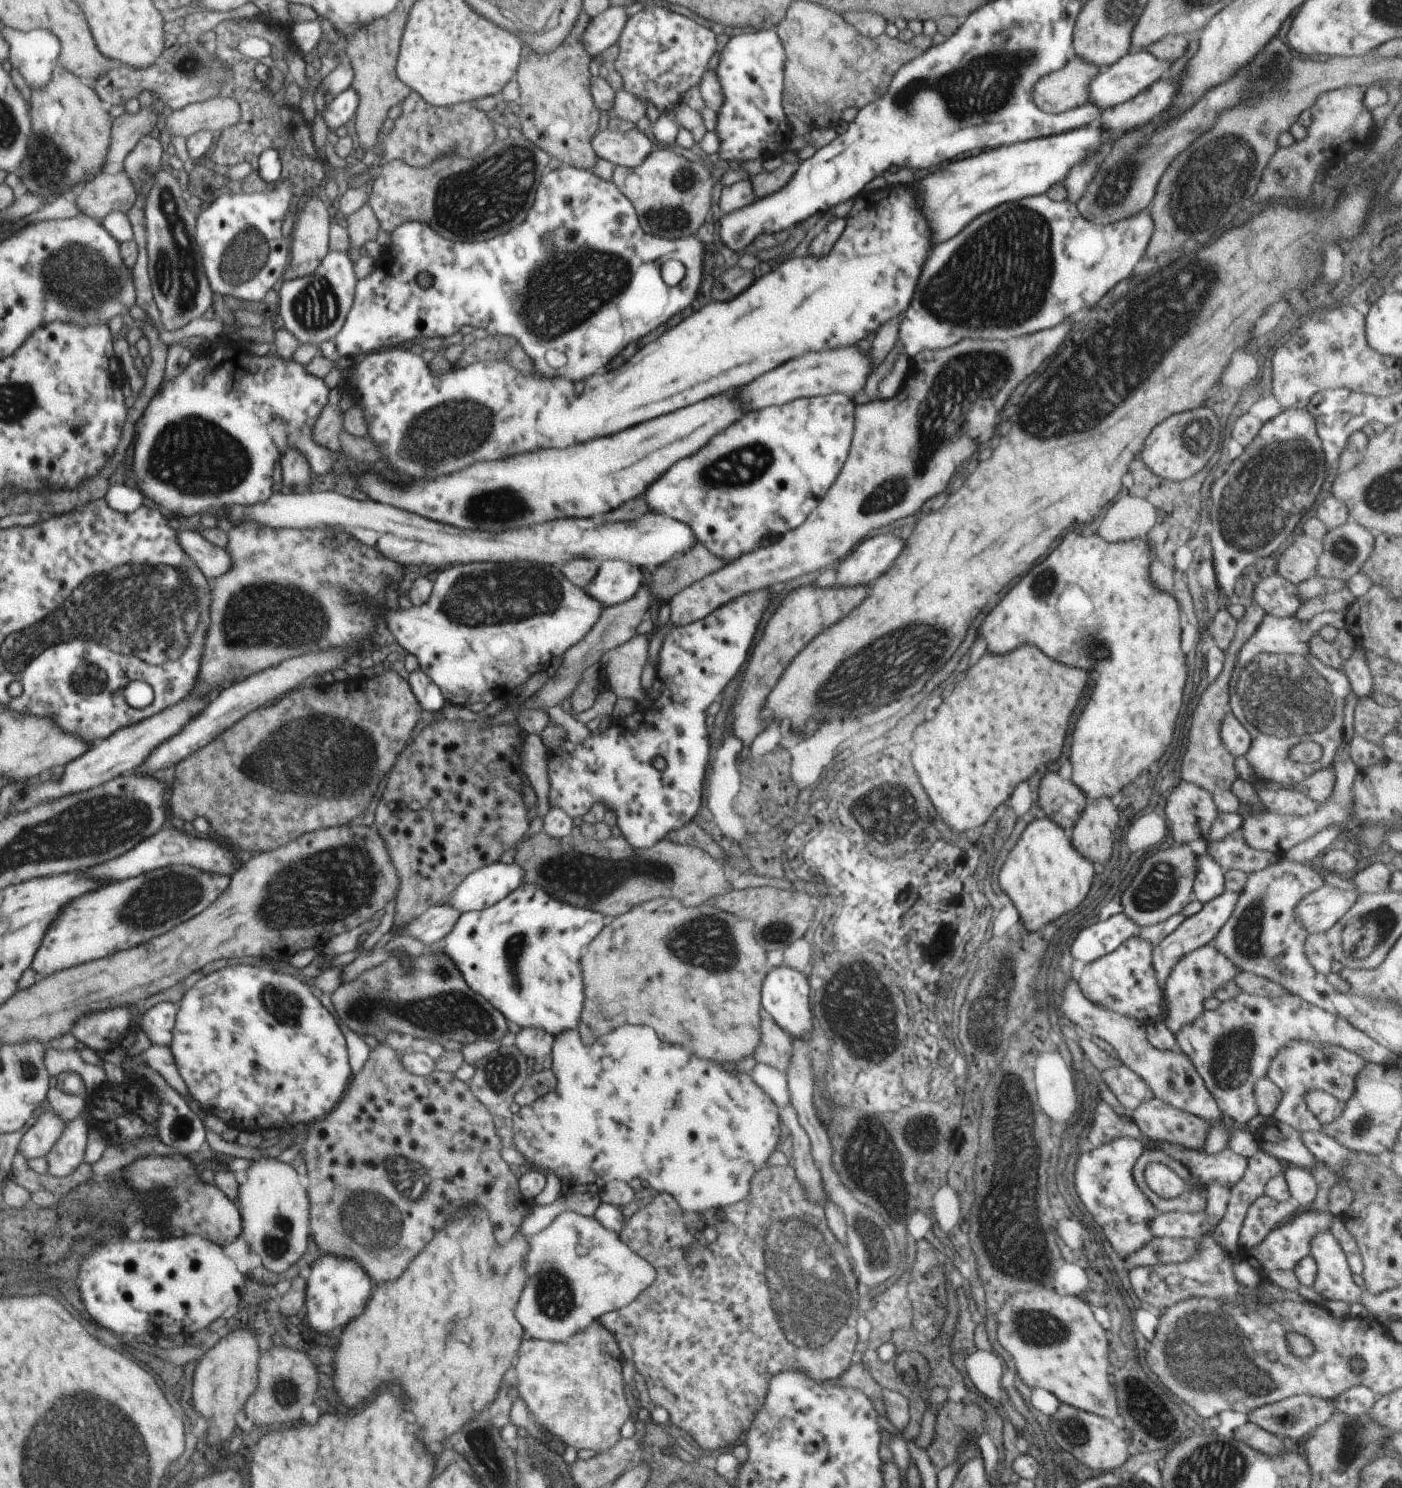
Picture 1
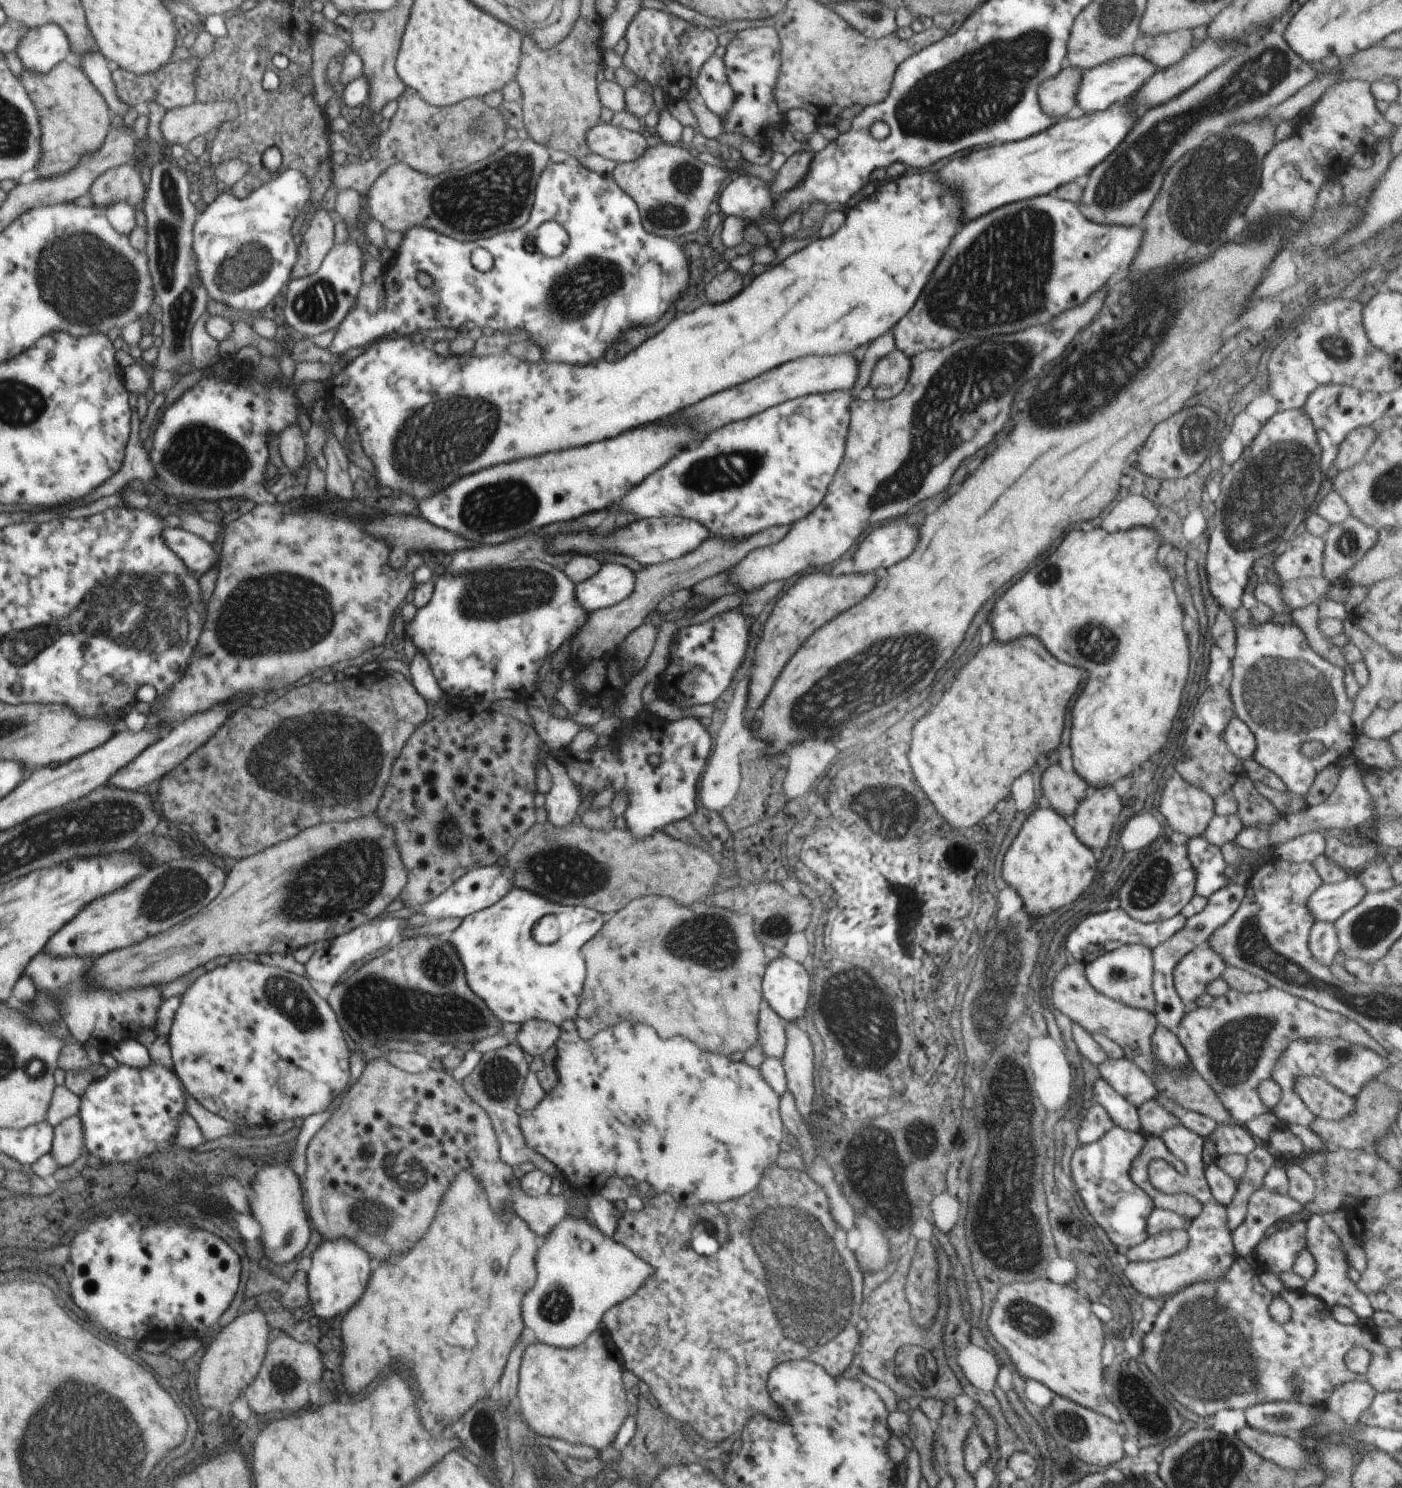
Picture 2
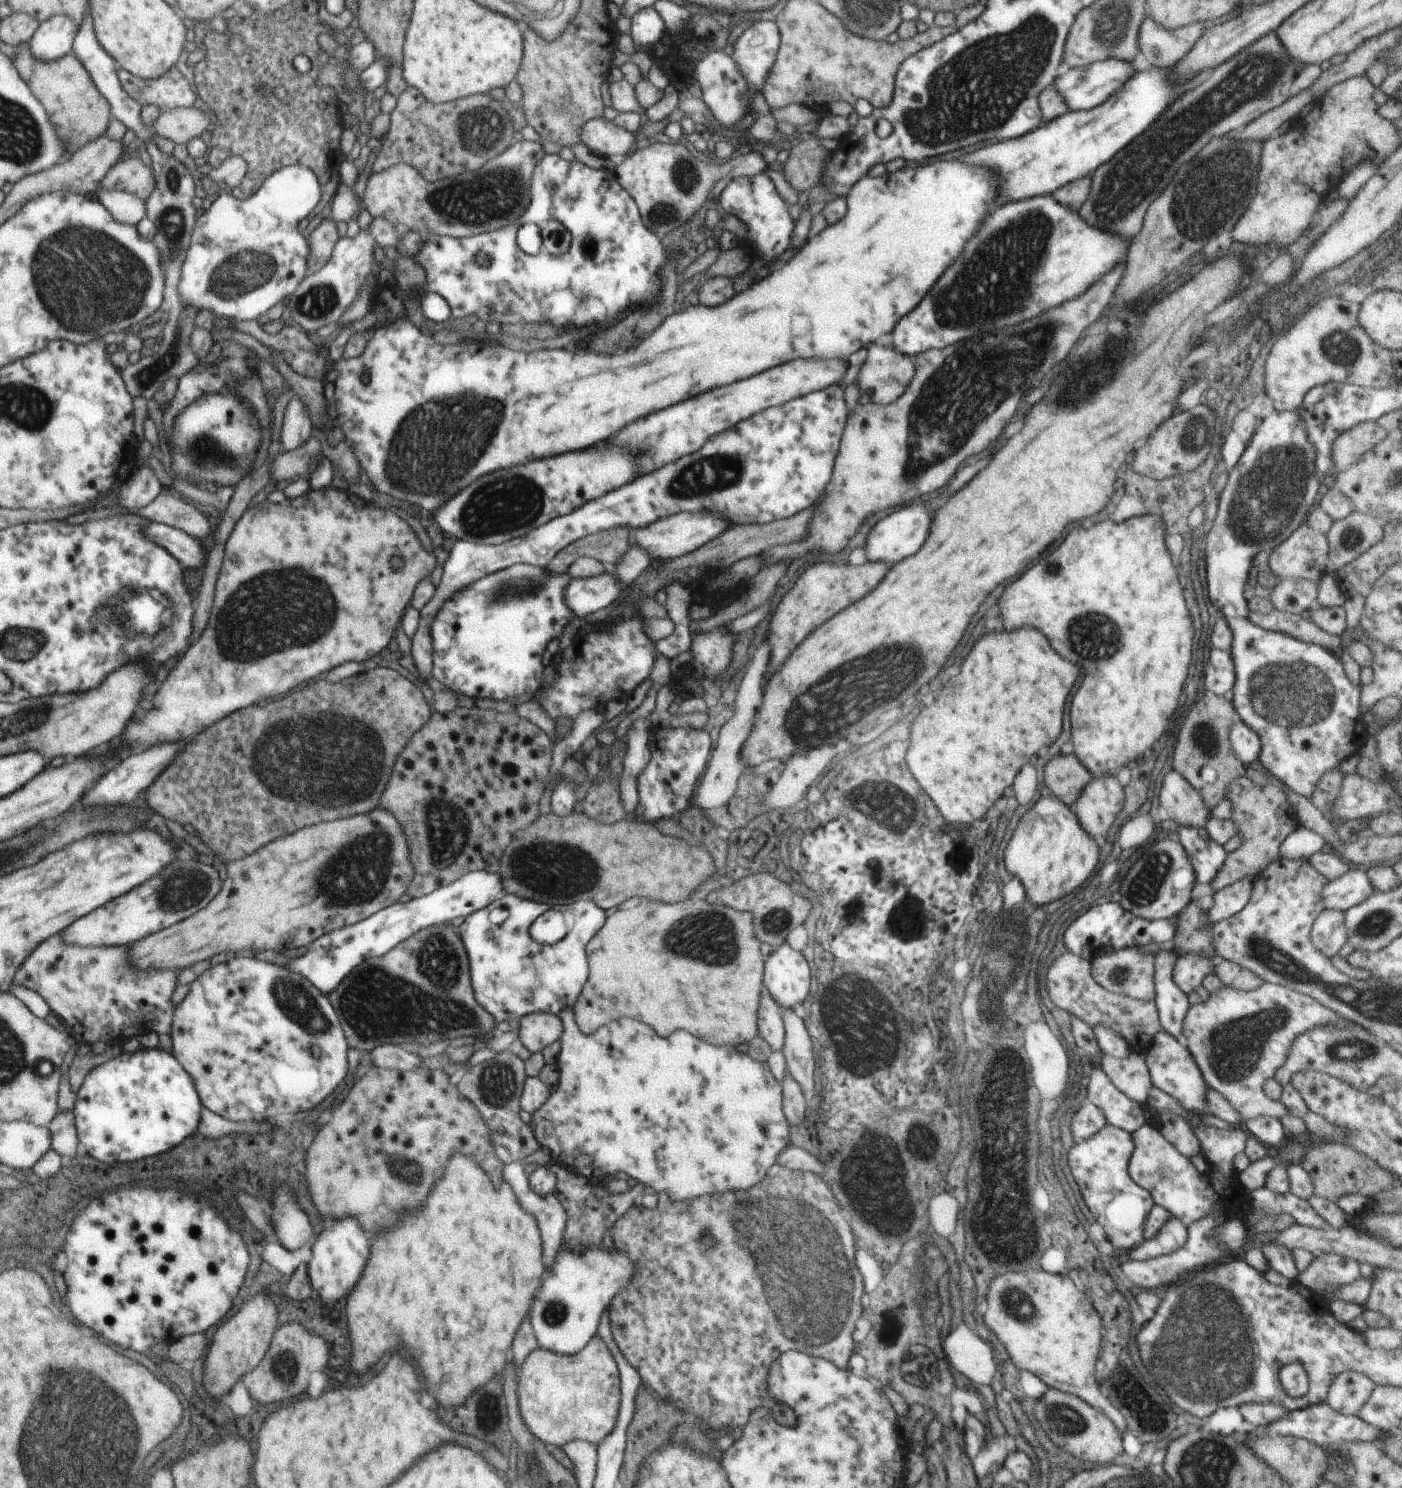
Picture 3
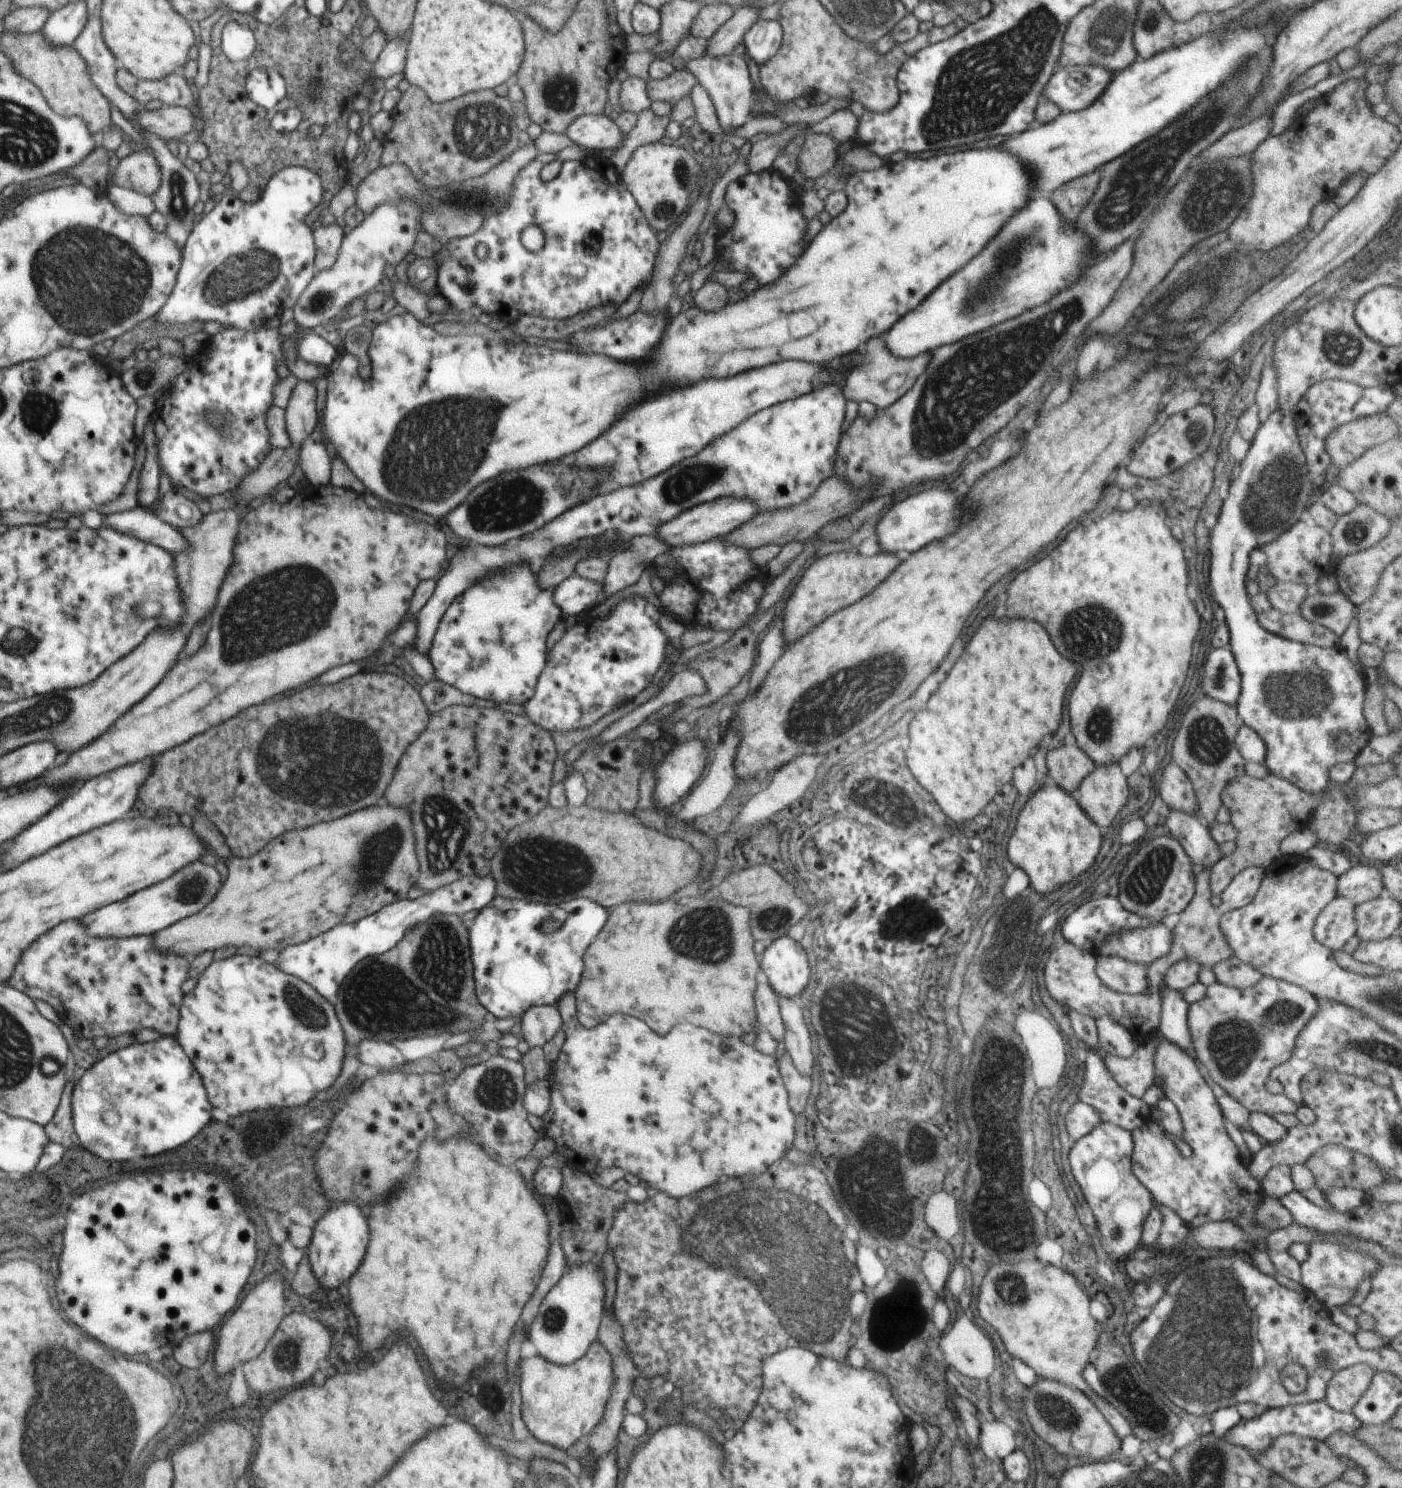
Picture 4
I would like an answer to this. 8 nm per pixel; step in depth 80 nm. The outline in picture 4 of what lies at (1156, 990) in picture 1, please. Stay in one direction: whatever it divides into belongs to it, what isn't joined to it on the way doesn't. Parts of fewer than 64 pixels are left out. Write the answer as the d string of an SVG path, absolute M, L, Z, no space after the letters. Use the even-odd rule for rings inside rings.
M1098 954L1096 957L1097 977L1108 988L1129 995L1146 994L1148 965L1130 962L1119 956Z

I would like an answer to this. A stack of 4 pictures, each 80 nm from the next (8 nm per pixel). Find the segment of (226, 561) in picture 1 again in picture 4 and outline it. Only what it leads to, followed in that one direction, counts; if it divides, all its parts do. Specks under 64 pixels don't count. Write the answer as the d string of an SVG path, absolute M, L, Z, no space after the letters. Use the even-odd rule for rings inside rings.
M144 507L105 515L103 522L111 529L162 547L173 556L187 553L191 549L189 540L178 529L160 520Z

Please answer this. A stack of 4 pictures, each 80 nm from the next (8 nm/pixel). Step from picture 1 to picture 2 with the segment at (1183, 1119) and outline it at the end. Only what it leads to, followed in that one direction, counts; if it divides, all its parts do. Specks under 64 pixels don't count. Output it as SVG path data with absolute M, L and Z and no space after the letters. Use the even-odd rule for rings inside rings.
M1150 1099L1137 1108L1140 1132L1153 1137L1160 1137L1165 1130L1182 1124L1178 1117L1169 1112L1156 1099Z

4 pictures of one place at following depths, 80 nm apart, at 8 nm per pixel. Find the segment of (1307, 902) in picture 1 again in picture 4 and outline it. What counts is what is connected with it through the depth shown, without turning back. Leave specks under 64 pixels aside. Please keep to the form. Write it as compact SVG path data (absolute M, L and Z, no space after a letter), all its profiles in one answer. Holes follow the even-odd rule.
M1357 862L1348 872L1337 878L1336 896L1352 901L1356 905L1385 895L1378 866L1363 866Z

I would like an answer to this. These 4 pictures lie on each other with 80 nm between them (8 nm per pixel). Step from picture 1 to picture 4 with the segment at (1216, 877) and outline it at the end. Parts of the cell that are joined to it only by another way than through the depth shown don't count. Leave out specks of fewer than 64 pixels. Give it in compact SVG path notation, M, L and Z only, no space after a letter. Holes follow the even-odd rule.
M1164 810L1167 814L1166 826L1185 850L1198 871L1210 869L1223 856L1218 843L1213 839L1207 824L1197 816L1181 813L1180 811Z

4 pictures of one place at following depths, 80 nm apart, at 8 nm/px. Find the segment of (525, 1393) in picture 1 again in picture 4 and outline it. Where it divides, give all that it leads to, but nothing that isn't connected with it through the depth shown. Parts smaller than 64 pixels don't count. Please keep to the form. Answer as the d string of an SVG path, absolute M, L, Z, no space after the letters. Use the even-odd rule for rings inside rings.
M594 1341L584 1356L572 1364L555 1365L537 1354L523 1358L518 1370L521 1415L529 1434L565 1451L576 1441L586 1438L601 1422L615 1385L613 1358L598 1341Z

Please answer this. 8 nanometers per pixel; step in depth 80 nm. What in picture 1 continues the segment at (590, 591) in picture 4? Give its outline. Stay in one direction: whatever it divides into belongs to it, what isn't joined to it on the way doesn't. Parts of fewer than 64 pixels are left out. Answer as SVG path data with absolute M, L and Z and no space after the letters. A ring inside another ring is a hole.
M602 561L594 580L584 590L606 607L625 603L638 594L639 588L647 579L645 572L640 570L626 561Z

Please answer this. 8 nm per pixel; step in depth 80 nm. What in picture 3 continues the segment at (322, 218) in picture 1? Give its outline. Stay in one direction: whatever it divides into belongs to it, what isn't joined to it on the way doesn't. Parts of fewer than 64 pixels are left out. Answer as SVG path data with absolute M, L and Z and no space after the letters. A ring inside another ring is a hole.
M328 214L314 228L308 239L310 252L307 258L307 274L319 269L329 258L335 244L339 241L336 223Z

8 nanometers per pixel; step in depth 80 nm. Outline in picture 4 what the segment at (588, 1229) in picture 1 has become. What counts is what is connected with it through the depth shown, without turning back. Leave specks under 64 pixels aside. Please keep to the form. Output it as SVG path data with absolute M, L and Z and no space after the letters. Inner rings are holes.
M594 1263L568 1265L562 1277L544 1296L530 1328L530 1342L537 1354L555 1365L567 1365L584 1356L589 1346L597 1340L604 1315L604 1274Z

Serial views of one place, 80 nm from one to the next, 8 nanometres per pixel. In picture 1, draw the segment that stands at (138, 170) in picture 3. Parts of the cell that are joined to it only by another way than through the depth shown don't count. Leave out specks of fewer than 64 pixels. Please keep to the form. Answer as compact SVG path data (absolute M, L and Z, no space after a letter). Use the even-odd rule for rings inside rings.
M120 171L114 175L98 174L93 181L75 190L72 199L82 215L102 220L114 211L126 215L136 197L129 175Z

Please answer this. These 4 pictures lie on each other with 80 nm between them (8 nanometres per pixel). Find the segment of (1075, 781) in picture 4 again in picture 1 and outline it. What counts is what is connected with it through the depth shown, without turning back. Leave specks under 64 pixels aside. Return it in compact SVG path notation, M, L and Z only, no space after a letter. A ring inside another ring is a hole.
M1046 774L1040 788L1041 810L1069 834L1085 809L1088 798L1071 780L1063 780L1058 774Z

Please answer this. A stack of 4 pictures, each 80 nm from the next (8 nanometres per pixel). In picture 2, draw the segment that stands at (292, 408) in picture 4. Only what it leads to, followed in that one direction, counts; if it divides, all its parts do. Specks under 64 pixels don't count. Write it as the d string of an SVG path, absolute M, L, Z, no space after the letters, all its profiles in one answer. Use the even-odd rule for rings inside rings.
M298 423L284 429L278 437L280 438L279 452L285 464L284 471L295 473L302 470L307 464L307 454Z

